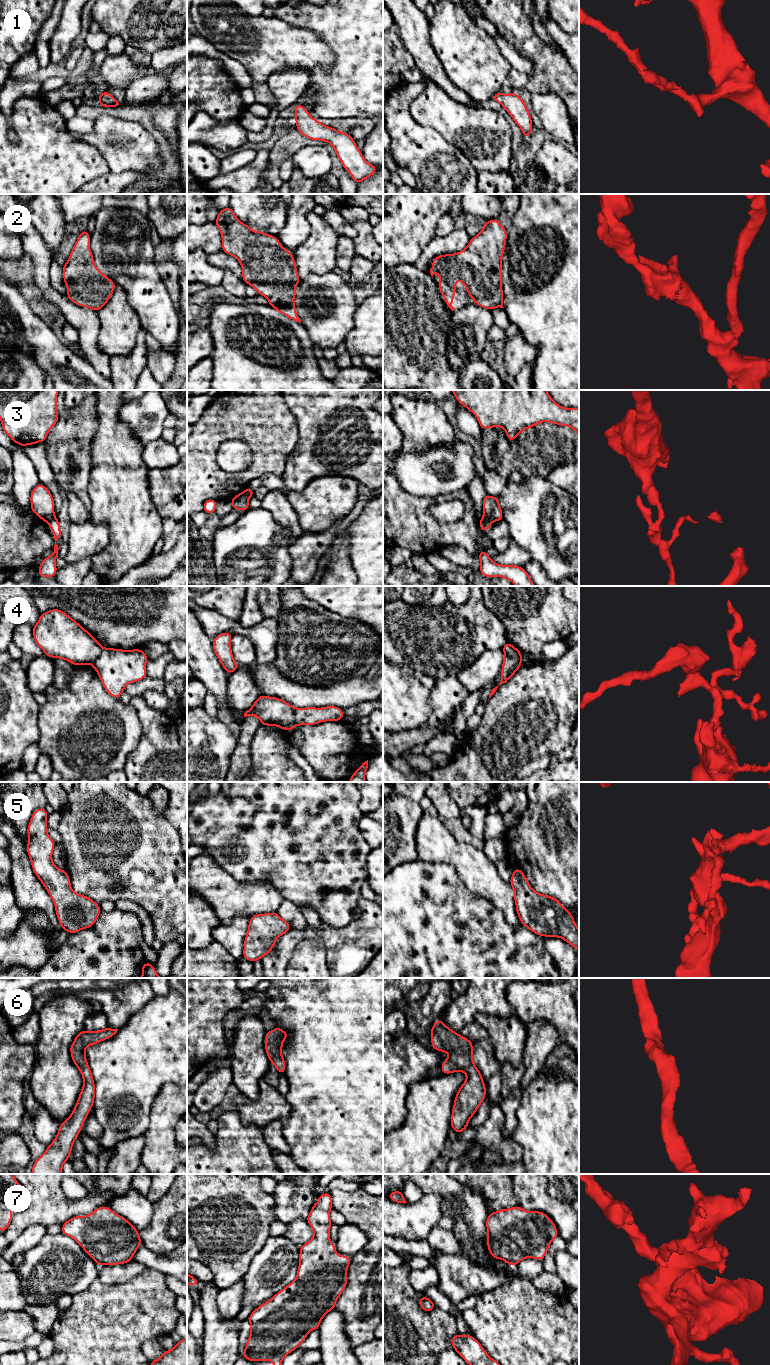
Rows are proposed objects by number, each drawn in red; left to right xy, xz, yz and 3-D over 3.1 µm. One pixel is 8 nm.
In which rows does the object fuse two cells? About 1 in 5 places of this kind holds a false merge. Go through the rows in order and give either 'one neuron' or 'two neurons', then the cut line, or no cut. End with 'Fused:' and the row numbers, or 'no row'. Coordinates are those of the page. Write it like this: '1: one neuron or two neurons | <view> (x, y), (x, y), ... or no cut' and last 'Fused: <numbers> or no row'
1: one neuron | no cut
2: one neuron | no cut
3: two neurons | xy (54, 516), (49, 524)
4: two neurons | xz (293, 708), (296, 724)
5: one neuron | no cut
6: one neuron | no cut
7: one neuron | no cut
Fused: 3, 4

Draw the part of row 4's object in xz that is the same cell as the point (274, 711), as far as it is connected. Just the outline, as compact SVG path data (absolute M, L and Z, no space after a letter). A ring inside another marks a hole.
M260 695L244 717L256 716L263 726L277 726L291 732L295 724L294 707L277 697Z

